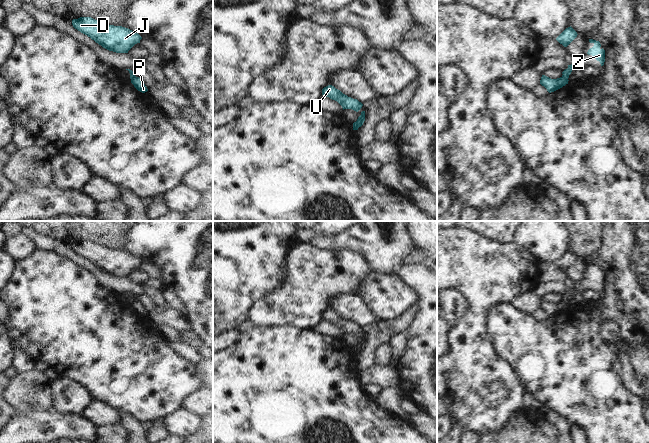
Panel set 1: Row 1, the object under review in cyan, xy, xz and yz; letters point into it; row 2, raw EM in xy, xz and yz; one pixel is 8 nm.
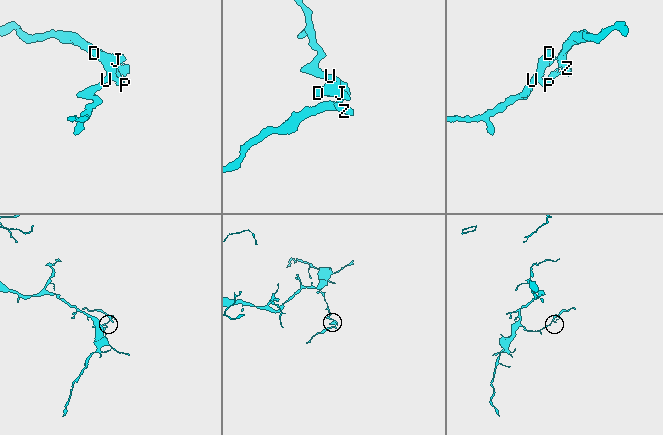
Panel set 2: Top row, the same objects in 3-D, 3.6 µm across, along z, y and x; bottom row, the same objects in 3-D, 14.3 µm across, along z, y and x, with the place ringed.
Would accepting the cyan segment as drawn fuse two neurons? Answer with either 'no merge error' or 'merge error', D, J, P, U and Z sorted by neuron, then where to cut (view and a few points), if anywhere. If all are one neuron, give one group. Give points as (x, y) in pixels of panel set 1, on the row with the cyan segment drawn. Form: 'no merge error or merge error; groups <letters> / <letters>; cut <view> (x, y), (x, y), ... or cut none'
merge error; groups D J P U / Z; cut yz (562, 76), (567, 79)

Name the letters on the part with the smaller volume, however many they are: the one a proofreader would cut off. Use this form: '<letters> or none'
Z

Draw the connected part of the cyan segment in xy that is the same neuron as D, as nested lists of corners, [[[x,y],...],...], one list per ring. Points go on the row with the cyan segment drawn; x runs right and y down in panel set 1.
[[[91,17],[73,19],[72,25],[103,48],[116,53],[128,53],[142,39],[138,33],[128,28],[109,25]]]

